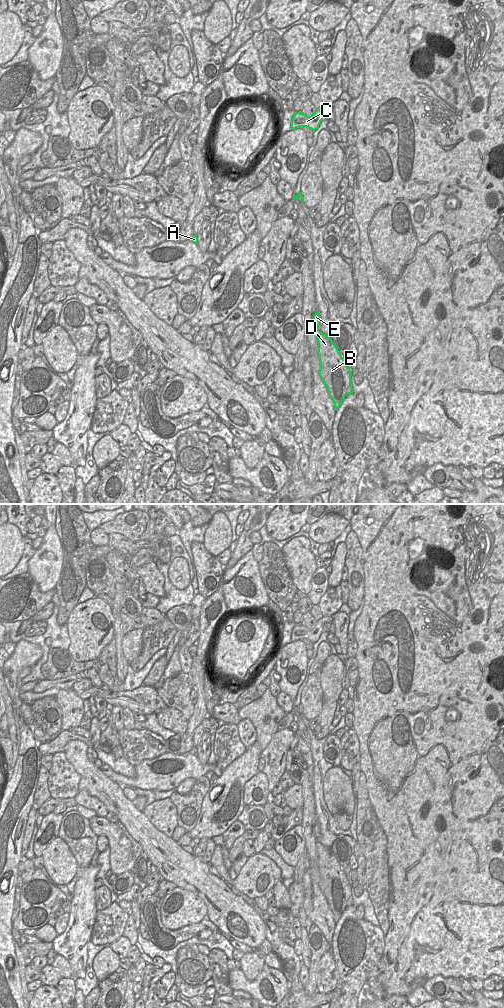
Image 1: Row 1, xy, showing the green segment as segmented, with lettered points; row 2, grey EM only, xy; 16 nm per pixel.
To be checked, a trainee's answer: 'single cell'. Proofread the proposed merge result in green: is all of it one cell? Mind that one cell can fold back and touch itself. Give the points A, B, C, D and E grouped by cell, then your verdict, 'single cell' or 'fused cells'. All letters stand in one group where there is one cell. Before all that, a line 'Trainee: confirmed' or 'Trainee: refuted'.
Trainee: confirmed
A B C D E; single cell

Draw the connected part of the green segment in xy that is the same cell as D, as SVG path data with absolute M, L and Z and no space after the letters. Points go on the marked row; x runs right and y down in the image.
M318 310L314 314L314 323L316 325L316 339L320 362L318 373L337 411L345 396L353 393L352 374L330 336L326 336L318 329L320 326Z

